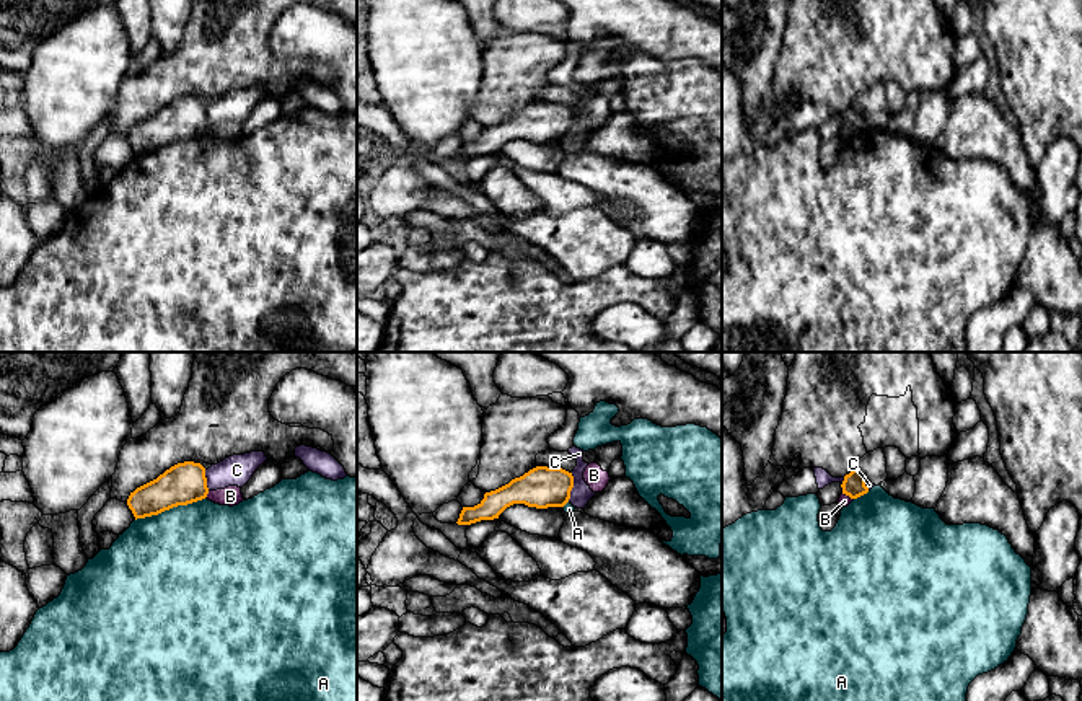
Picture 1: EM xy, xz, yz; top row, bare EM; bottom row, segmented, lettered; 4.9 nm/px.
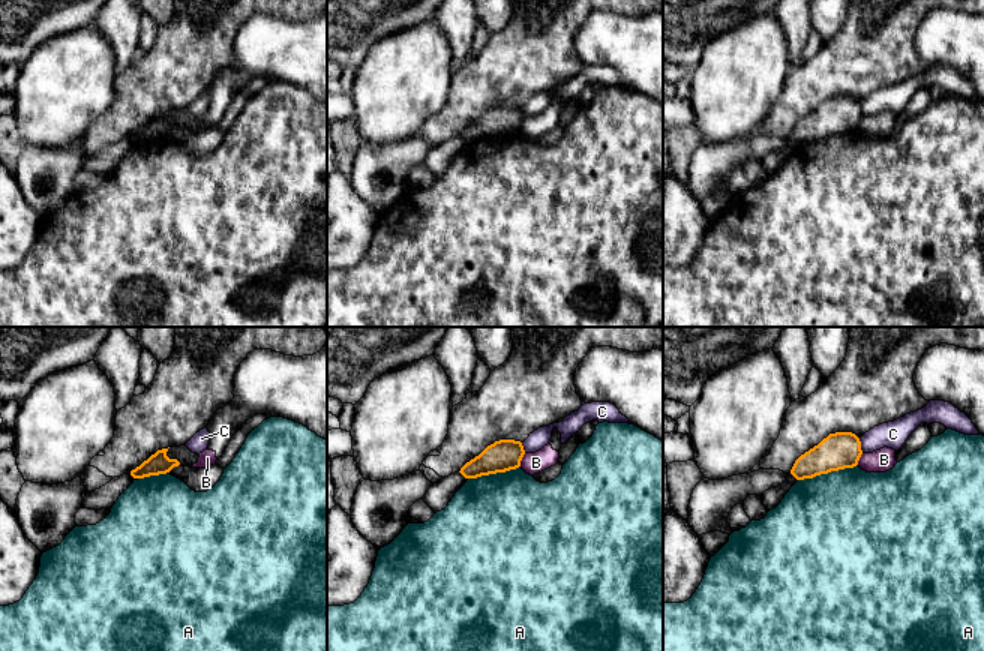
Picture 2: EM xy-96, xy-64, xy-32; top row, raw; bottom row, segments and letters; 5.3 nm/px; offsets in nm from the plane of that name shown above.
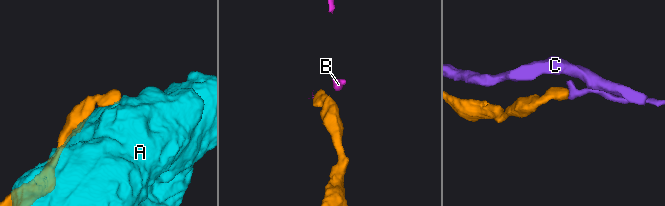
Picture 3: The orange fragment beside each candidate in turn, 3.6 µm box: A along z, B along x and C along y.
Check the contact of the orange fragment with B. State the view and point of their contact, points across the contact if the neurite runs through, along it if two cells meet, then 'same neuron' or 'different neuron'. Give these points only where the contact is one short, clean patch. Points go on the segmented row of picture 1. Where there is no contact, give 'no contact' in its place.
xy (207, 493) | along xy (209, 491), (206, 496) | different neuron

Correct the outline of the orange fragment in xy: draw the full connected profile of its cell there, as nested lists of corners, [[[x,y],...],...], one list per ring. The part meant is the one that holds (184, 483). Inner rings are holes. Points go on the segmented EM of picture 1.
[[[184,461],[130,492],[127,505],[137,520],[202,500],[207,494],[205,468],[200,463]]]

